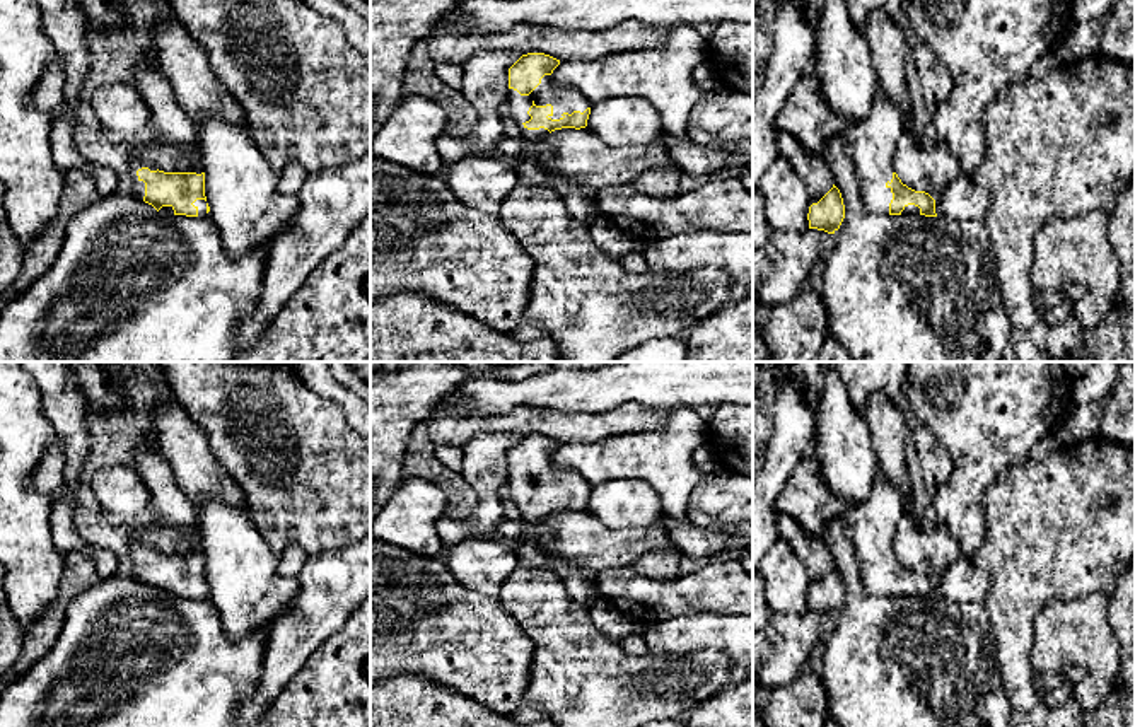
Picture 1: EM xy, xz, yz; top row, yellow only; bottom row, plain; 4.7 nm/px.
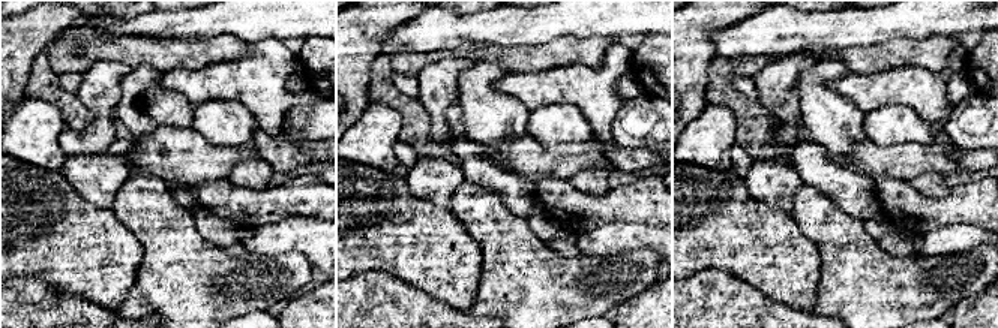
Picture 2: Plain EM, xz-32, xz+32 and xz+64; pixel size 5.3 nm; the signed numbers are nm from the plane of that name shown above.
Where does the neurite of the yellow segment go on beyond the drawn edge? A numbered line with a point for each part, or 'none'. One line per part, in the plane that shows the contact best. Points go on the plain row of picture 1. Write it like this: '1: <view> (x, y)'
1: xz (564, 480)

